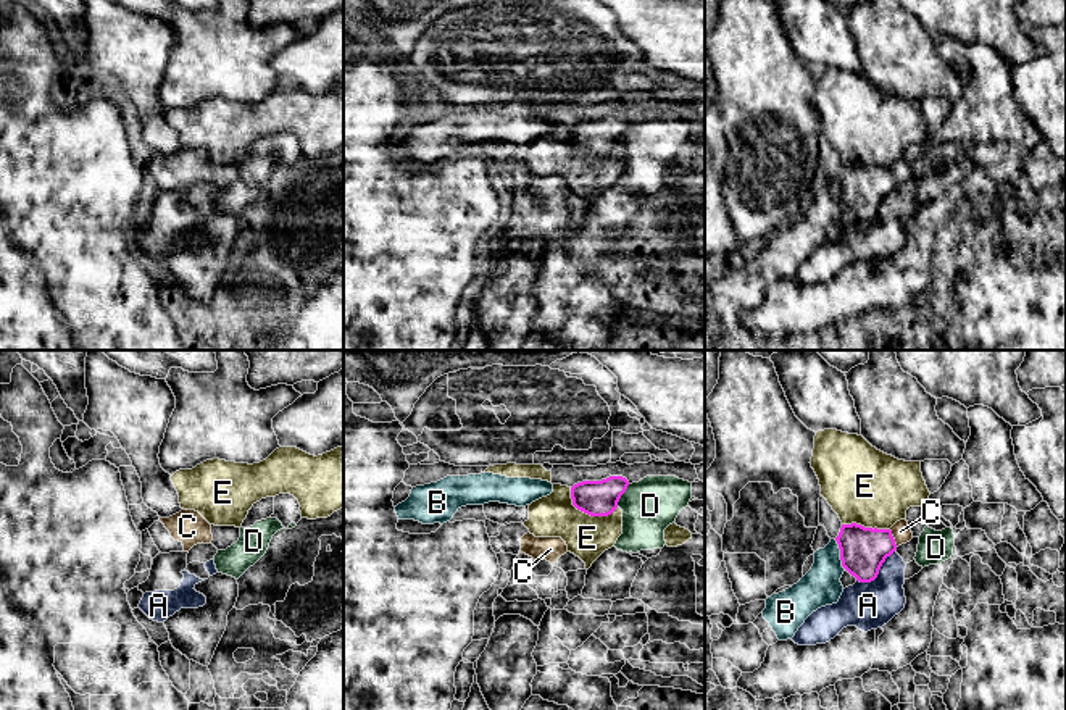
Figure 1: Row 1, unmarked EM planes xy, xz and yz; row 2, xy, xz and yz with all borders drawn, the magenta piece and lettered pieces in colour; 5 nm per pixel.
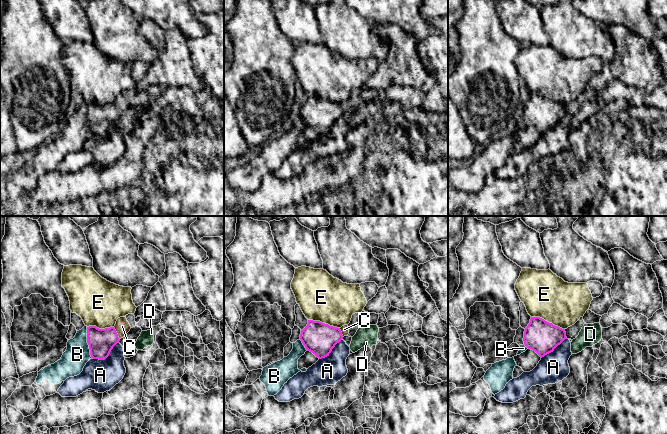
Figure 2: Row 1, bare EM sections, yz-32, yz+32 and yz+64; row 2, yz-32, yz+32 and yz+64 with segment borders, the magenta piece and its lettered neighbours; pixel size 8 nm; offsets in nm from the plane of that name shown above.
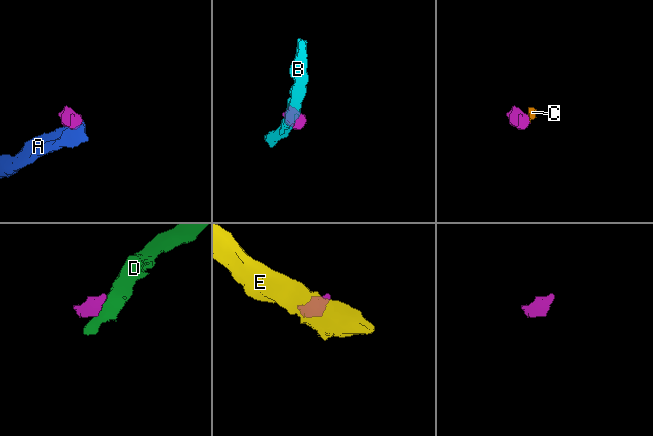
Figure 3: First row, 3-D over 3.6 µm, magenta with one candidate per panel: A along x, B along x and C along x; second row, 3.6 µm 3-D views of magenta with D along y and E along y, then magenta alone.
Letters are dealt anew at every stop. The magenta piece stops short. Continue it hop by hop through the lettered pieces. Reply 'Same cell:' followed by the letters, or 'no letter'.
Same cell: C

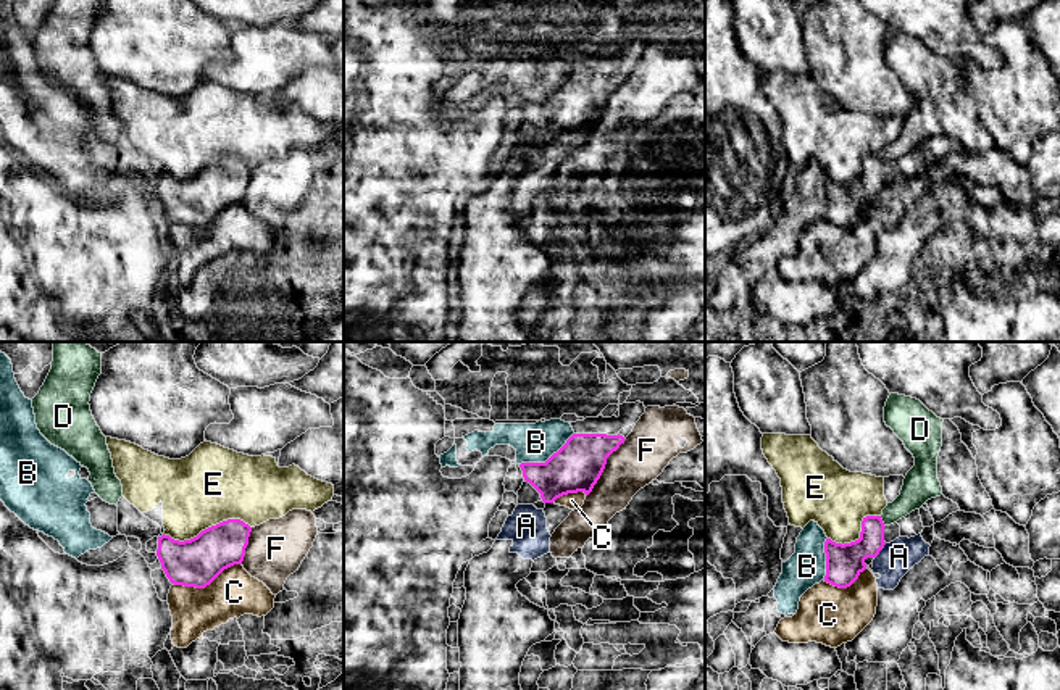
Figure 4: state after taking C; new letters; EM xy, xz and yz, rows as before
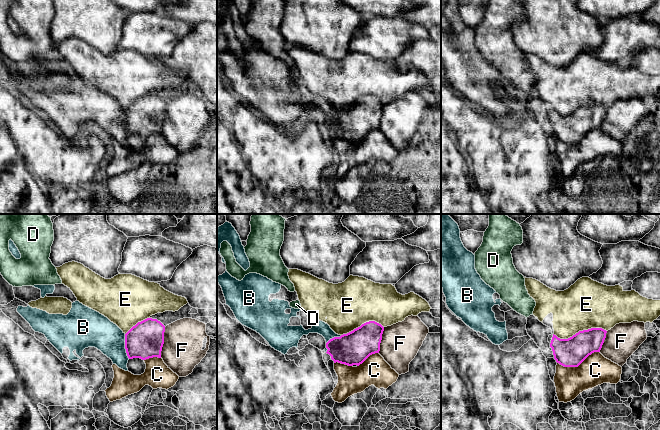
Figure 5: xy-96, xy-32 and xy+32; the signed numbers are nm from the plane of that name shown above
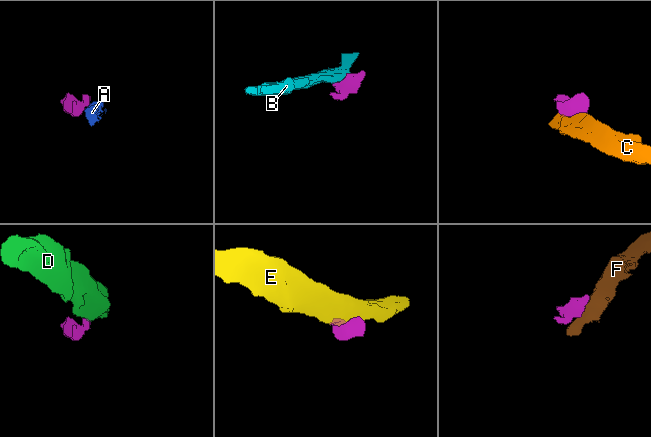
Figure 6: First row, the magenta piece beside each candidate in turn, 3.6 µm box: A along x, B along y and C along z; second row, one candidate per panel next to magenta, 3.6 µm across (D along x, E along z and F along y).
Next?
Same cell: no letter

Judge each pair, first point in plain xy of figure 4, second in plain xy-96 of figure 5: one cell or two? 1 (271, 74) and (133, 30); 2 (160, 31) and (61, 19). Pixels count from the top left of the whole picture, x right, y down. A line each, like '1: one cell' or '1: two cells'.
1: one cell
2: one cell

